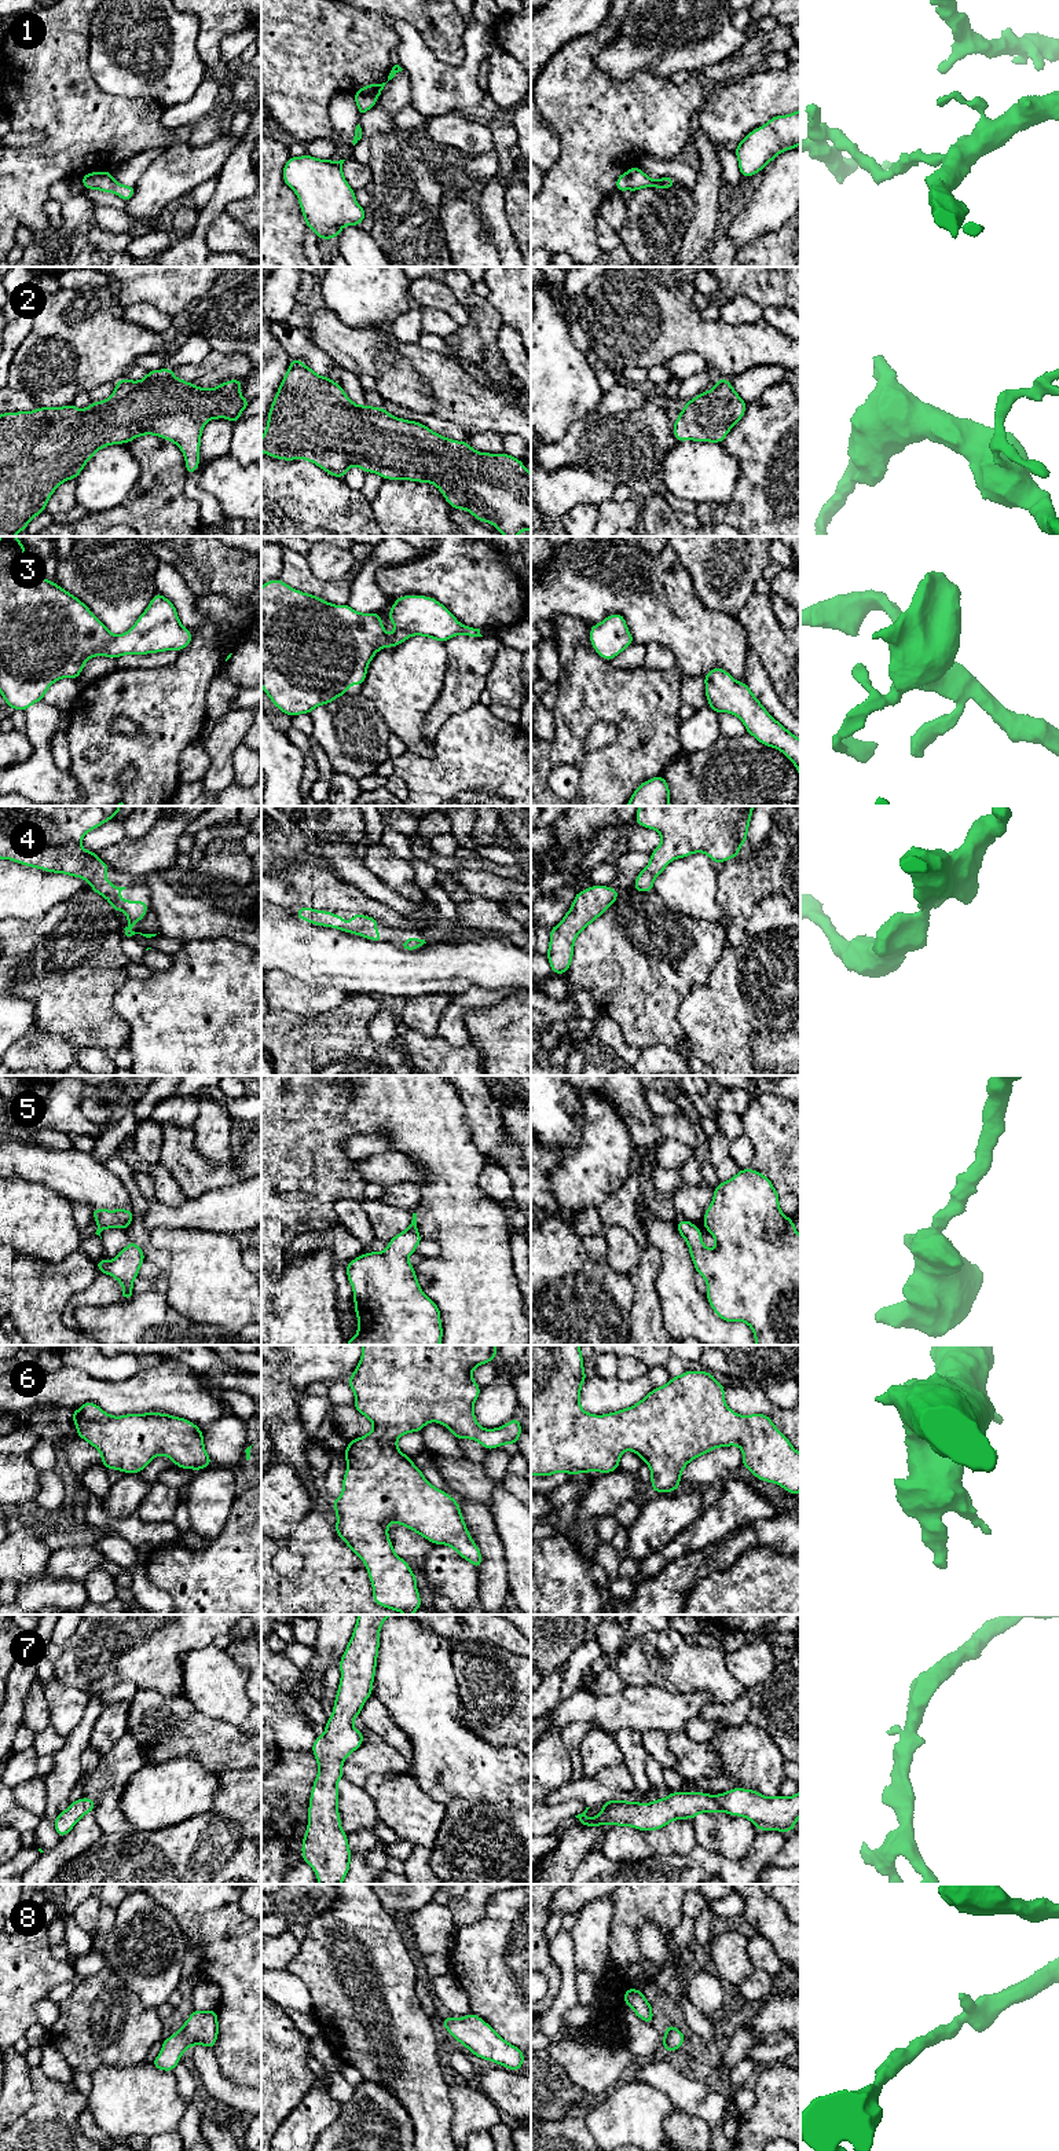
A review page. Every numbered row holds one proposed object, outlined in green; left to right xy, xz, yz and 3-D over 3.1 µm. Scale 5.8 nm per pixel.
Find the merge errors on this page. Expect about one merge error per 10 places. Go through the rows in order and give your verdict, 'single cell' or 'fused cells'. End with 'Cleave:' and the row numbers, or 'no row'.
1: single cell
2: single cell
3: single cell
4: single cell
5: single cell
6: single cell
7: single cell
8: single cell
Cleave: no row

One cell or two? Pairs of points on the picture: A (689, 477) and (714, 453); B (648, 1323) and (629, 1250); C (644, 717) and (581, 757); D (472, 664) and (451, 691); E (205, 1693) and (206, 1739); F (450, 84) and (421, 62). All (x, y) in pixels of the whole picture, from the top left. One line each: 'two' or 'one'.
A: one
B: two
C: one
D: one
E: two
F: one

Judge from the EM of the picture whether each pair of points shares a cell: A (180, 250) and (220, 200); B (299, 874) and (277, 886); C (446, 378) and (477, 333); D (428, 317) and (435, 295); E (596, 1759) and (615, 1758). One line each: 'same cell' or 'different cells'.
A: same cell
B: different cells
C: different cells
D: different cells
E: same cell

